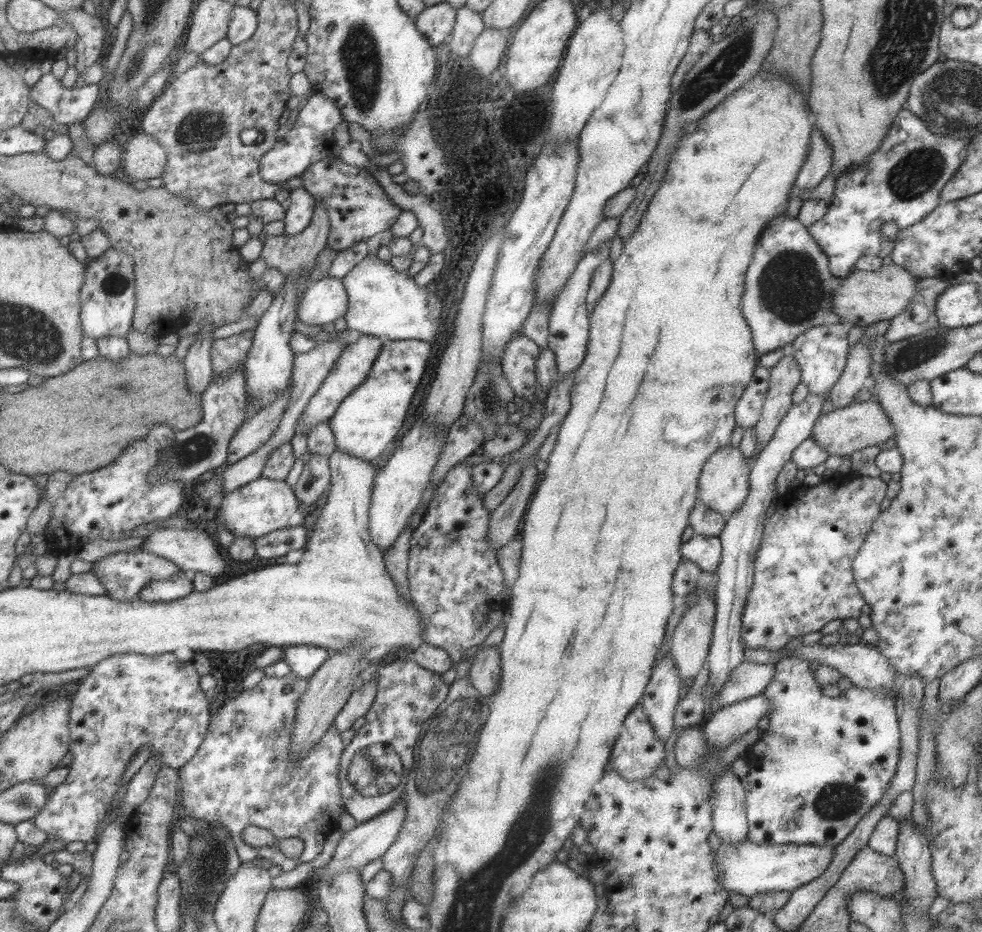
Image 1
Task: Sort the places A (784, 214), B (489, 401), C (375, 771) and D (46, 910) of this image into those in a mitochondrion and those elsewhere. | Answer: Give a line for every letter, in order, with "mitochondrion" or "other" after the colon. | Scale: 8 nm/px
A: other
B: mitochondrion
C: mitochondrion
D: other

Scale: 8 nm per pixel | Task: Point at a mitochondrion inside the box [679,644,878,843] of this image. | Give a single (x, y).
(836, 801)

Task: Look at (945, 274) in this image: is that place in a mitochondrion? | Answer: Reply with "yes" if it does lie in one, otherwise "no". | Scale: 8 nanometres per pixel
no

